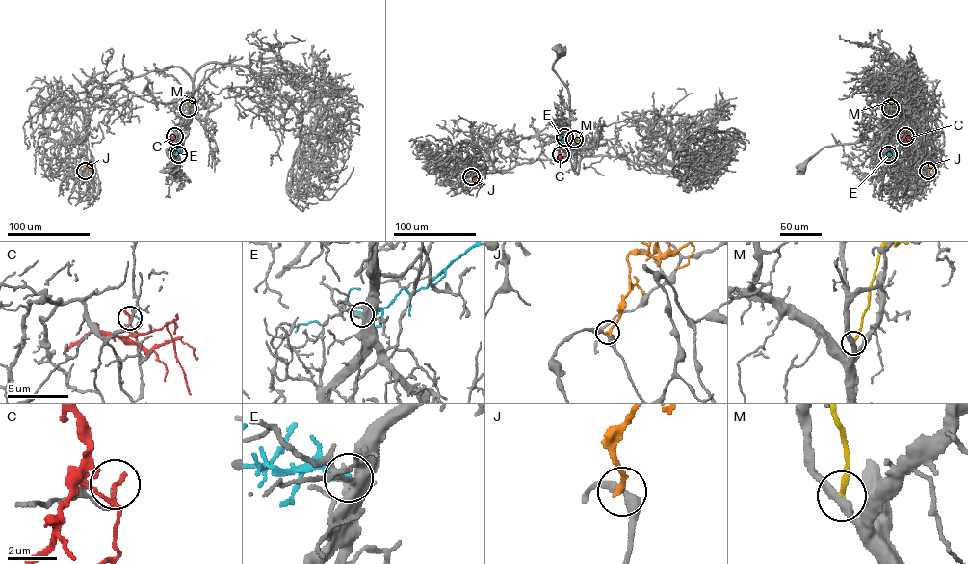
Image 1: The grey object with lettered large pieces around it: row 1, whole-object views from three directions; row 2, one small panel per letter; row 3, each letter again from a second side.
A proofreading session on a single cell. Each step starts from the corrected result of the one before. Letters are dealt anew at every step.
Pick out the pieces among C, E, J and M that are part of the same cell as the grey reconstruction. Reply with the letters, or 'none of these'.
none of these

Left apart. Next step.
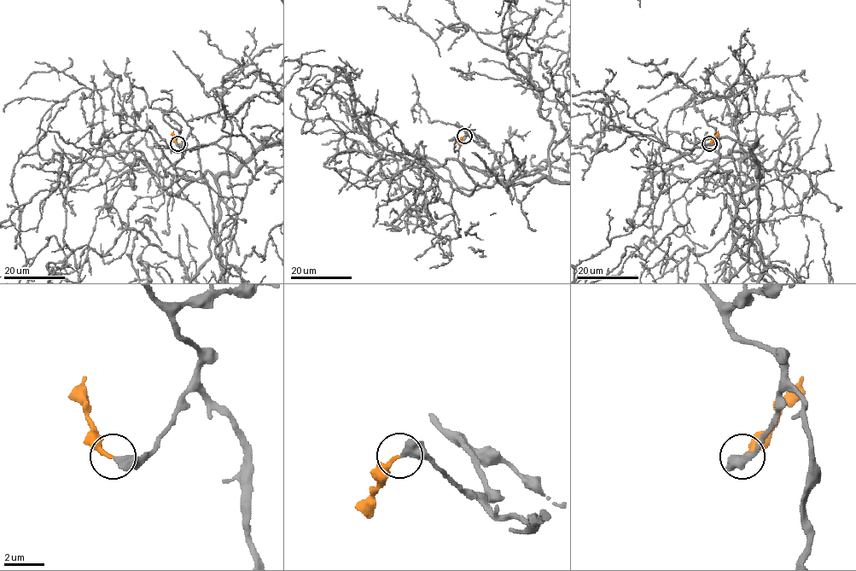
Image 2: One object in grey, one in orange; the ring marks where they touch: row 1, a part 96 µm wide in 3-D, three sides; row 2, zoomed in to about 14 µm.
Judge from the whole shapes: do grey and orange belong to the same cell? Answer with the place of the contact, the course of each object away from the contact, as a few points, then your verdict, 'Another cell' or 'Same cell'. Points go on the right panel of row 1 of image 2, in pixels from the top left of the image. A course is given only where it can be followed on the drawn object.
Place: (709, 143). Course of grey: (710, 143), (753, 226), (745, 72), (621, 131), (646, 160), (668, 259), (656, 274). Course of orange: (709, 143), (718, 131). Same cell

